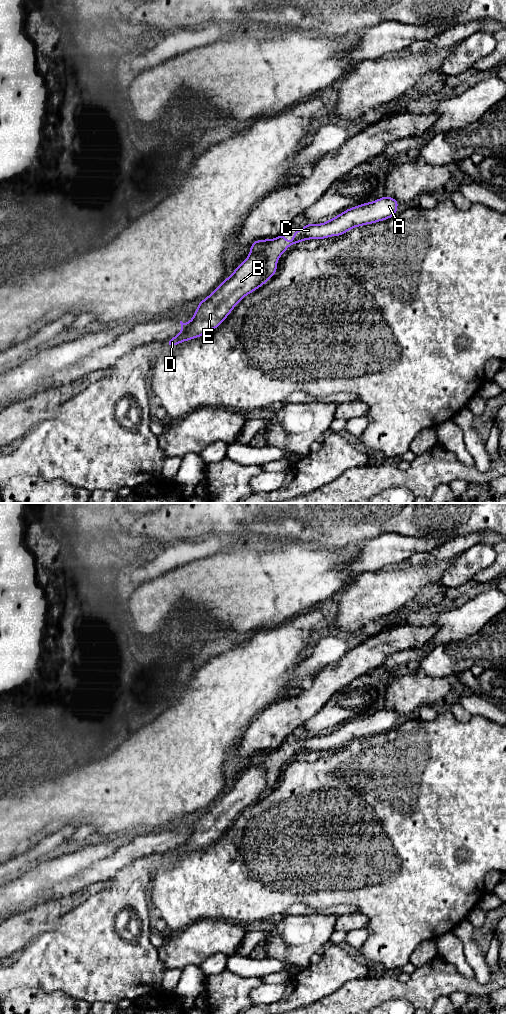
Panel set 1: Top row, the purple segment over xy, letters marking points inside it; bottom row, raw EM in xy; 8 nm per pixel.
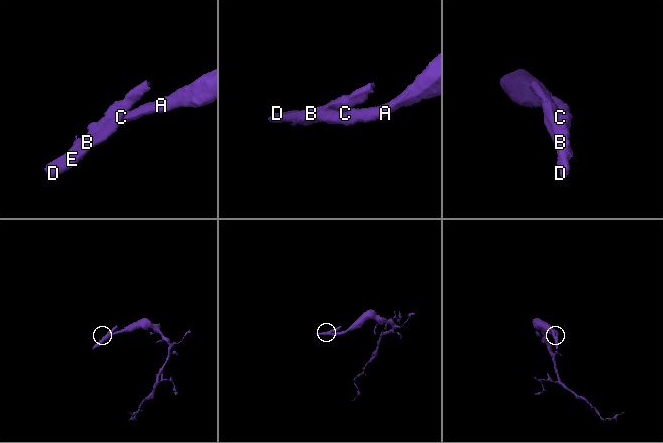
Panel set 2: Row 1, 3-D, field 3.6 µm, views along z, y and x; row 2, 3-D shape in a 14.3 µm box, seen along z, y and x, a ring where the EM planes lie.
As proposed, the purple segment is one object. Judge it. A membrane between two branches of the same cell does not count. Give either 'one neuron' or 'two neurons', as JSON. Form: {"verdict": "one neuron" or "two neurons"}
{"verdict": "two neurons"}

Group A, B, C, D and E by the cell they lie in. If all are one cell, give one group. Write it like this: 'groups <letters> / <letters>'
groups A C / B D E

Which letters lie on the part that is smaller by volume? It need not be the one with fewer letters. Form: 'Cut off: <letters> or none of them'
Cut off: B, D, E

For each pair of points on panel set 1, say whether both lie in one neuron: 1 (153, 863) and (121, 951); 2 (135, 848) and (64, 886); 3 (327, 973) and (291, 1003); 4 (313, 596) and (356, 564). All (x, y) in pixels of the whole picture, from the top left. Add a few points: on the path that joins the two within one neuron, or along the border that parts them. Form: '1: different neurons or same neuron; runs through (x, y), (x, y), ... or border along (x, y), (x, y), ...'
1: same neuron; runs through (131, 885), (122, 907), (122, 929)
2: same neuron; runs through (117, 861), (82, 881)
3: same neuron; runs through (318, 980), (310, 984), (300, 994)
4: different neurons; border along (351, 550), (346, 565), (347, 575)

